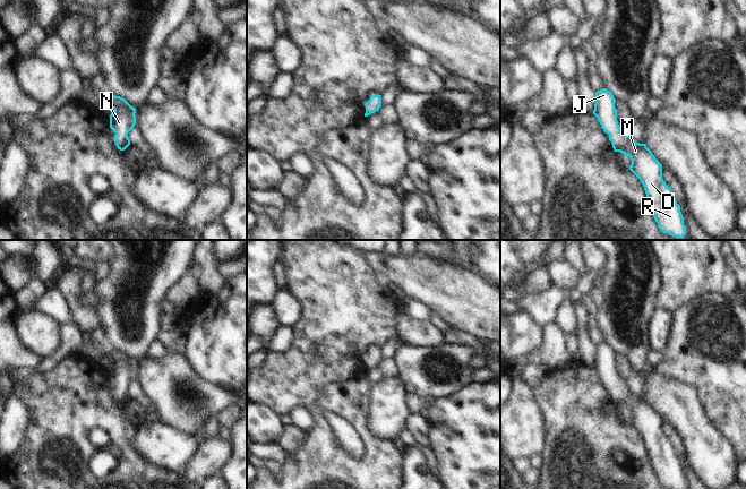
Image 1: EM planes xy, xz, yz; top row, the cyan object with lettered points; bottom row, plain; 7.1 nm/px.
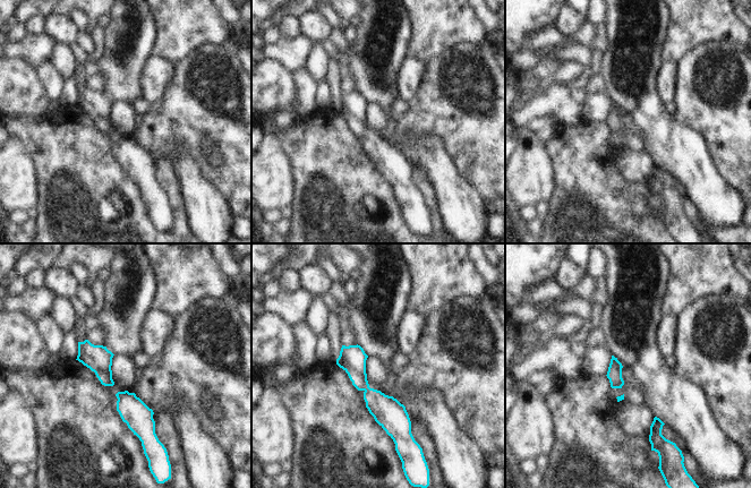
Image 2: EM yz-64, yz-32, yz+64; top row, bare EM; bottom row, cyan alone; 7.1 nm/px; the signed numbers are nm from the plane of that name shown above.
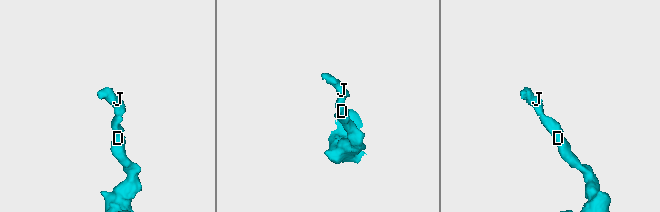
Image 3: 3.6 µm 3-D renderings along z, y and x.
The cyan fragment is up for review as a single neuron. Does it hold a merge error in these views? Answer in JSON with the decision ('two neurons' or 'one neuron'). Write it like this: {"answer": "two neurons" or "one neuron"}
{"answer": "one neuron"}

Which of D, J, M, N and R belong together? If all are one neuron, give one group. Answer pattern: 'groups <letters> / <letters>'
groups D J M N R

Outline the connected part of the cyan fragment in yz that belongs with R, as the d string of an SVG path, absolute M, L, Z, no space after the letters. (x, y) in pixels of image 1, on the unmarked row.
M607 342L595 345L593 368L609 388L614 404L631 411L629 423L641 434L659 482L670 489L685 489L680 460L662 432L662 418L645 397L636 396L620 384L615 357L614 349Z

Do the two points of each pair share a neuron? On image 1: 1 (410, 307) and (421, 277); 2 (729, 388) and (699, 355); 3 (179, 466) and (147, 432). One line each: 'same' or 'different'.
1: different
2: same
3: same

